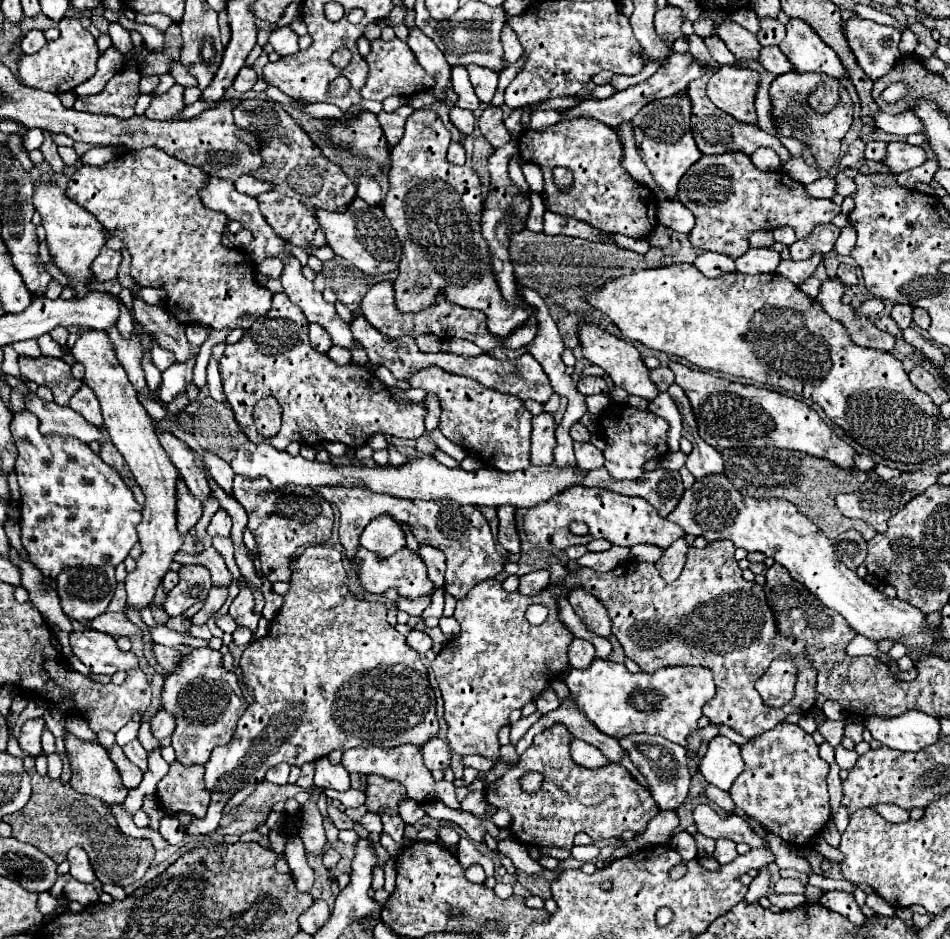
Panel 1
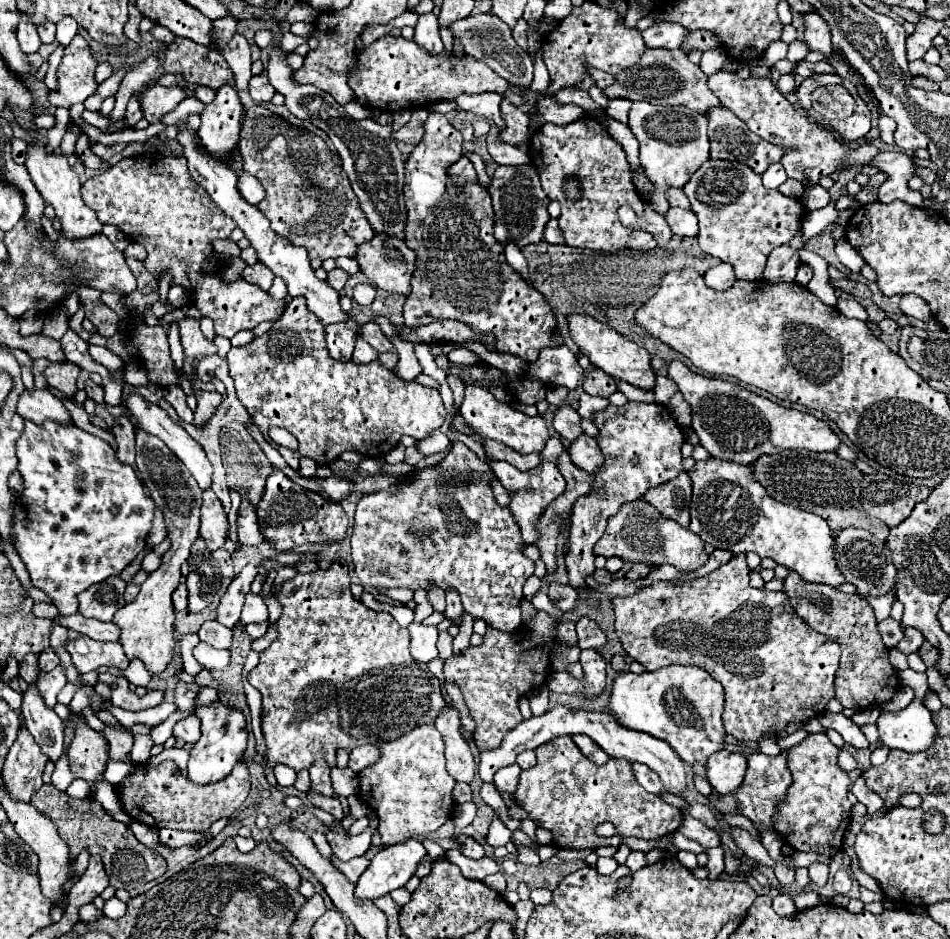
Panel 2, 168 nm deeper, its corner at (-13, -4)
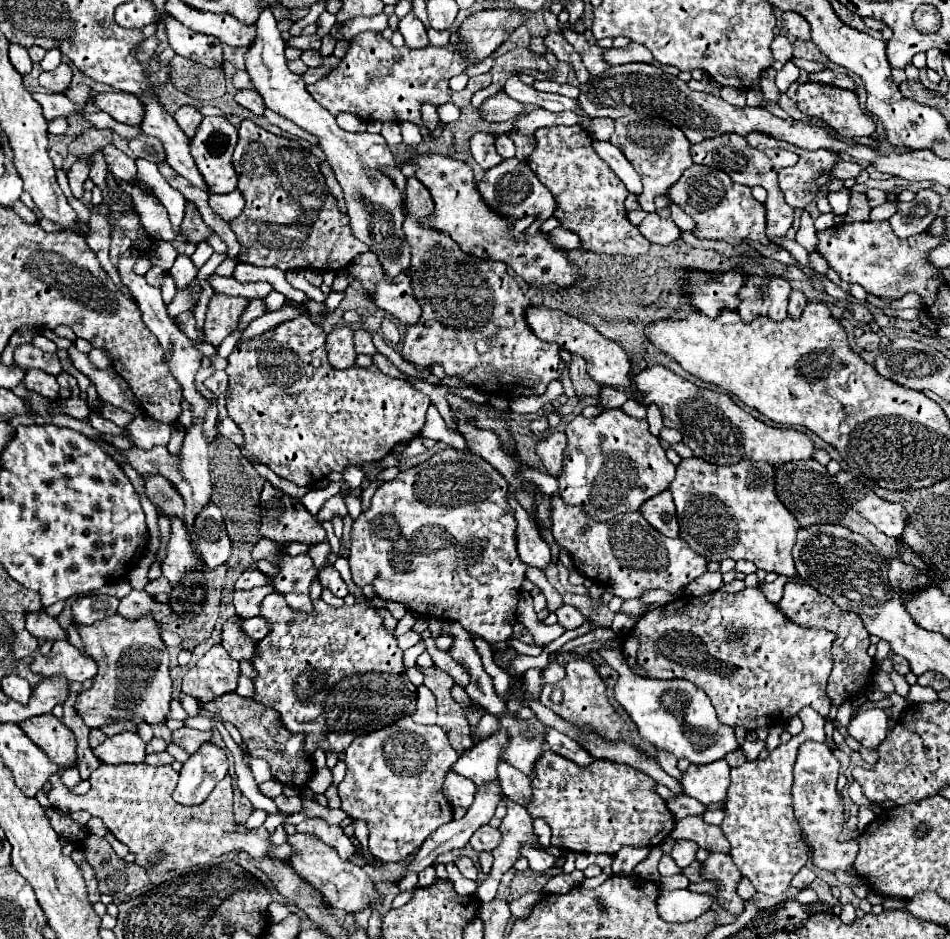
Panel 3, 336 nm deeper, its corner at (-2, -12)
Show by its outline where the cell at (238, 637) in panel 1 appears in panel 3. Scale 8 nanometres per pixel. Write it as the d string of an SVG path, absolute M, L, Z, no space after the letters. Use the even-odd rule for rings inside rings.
M256 616L256 618L250 618L250 620L244 620L244 632L254 638L254 640L262 640L266 634L268 634L268 624L266 620L262 620L262 616Z

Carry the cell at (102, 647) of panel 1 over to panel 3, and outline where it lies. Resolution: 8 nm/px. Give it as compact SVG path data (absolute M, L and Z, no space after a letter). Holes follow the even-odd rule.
M56 640L50 654L42 656L38 654L30 670L38 676L54 676L54 674L66 674L70 682L84 682L88 678L96 676L96 662L90 656L82 656L72 644L66 640Z

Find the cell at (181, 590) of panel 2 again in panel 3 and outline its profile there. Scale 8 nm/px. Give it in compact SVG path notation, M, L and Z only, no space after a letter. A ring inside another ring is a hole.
M132 590L126 598L120 600L120 606L118 606L118 614L122 614L124 618L128 620L138 620L142 616L154 616L154 620L160 624L166 616L170 616L170 606L168 604L160 604L160 602L154 602L146 592L138 592L138 590Z

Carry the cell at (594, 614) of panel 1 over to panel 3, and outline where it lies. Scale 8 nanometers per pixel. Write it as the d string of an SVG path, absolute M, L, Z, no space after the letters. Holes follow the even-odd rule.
M606 410L596 418L578 414L566 426L568 446L564 470L558 476L560 498L580 504L594 520L612 520L616 514L634 512L652 496L664 492L674 480L676 466L666 458L660 438L652 436L646 420L632 418L622 410Z

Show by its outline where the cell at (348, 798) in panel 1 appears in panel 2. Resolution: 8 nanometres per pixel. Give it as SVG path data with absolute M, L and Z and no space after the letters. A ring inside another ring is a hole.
M369 810L370 820L369 827L363 834L359 836L351 836L351 838L345 838L341 834L337 834L335 830L329 830L327 832L327 840L331 844L331 850L333 854L341 860L341 862L347 862L351 858L357 858L357 856L363 856L363 852L367 852L367 848L372 846L372 836L378 829L379 820L376 814Z

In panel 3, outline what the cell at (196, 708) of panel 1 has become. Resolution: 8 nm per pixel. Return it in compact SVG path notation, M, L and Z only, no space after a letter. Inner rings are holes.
M202 744L202 748L190 756L180 772L174 800L184 806L202 804L214 786L228 774L226 752L214 744Z

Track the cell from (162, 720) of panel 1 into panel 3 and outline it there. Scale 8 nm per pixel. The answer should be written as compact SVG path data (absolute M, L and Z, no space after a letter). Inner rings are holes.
M180 728L172 732L172 742L184 748L188 754L194 754L204 742L212 742L212 732L200 732L194 728Z

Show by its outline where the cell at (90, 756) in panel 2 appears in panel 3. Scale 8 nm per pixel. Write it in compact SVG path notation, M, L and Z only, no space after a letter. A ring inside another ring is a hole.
M34 716L18 722L18 726L50 756L54 764L72 766L76 762L76 738L56 716Z

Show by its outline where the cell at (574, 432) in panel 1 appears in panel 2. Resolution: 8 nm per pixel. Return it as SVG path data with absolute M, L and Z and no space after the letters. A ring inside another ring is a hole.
M561 406L557 410L555 420L553 420L553 428L569 442L575 442L575 438L579 438L579 434L581 436L585 434L581 428L581 416L571 406Z

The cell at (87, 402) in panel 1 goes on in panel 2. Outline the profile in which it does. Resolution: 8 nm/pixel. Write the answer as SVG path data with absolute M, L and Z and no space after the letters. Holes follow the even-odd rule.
M87 380L87 382L85 382L85 392L87 392L87 398L91 398L91 400L95 402L95 406L105 406L103 386L95 384L93 380Z

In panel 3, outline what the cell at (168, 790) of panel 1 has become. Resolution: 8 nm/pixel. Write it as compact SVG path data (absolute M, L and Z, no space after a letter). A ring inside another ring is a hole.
M104 764L92 772L90 792L84 796L70 794L60 776L52 776L50 782L54 788L48 800L52 808L60 812L71 814L86 810L88 814L102 818L116 840L126 844L128 850L136 856L134 862L146 870L182 870L184 866L206 864L210 858L218 858L230 852L246 852L254 858L268 858L268 832L264 828L246 830L234 820L234 789L230 776L226 776L200 806L182 806L174 802L172 792L178 778L179 774L171 765Z

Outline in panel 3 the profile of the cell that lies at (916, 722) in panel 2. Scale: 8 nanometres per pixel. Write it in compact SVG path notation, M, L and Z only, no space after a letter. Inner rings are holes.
M870 708L870 710L860 710L856 716L852 716L846 730L862 746L878 748L878 744L888 734L886 724L888 724L886 712L880 708Z

